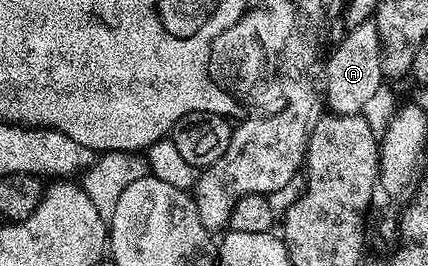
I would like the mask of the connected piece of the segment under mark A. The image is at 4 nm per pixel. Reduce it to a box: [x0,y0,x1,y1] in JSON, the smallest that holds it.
[324,19,384,114]

